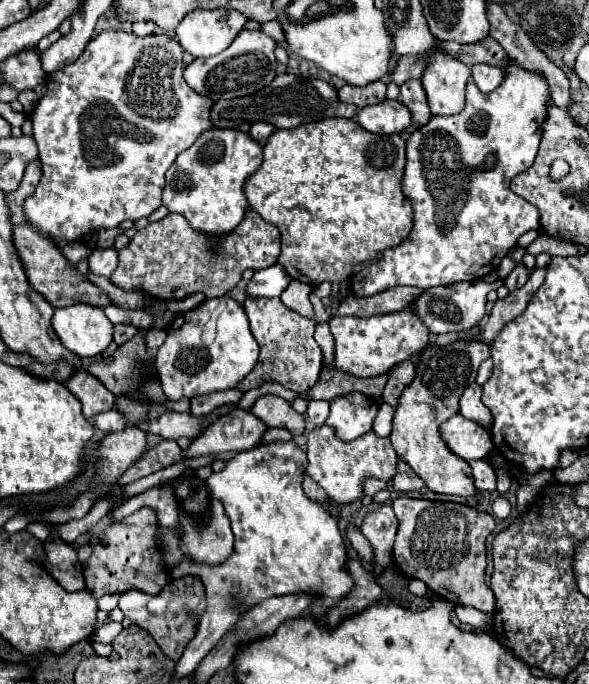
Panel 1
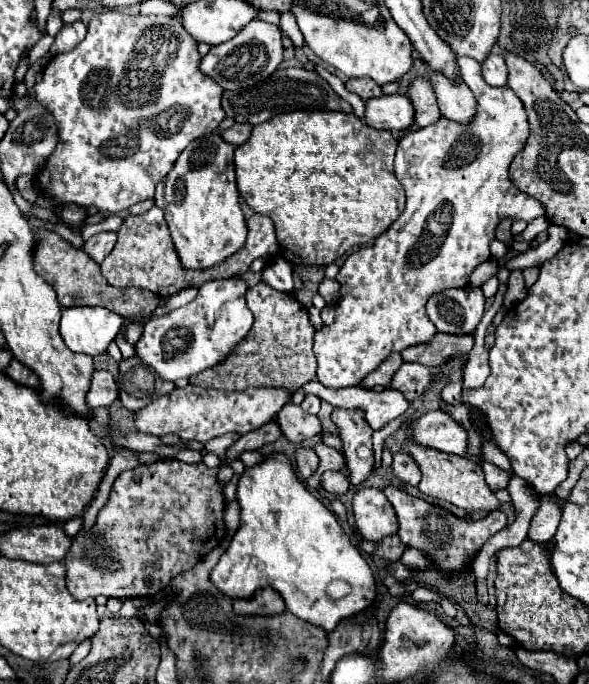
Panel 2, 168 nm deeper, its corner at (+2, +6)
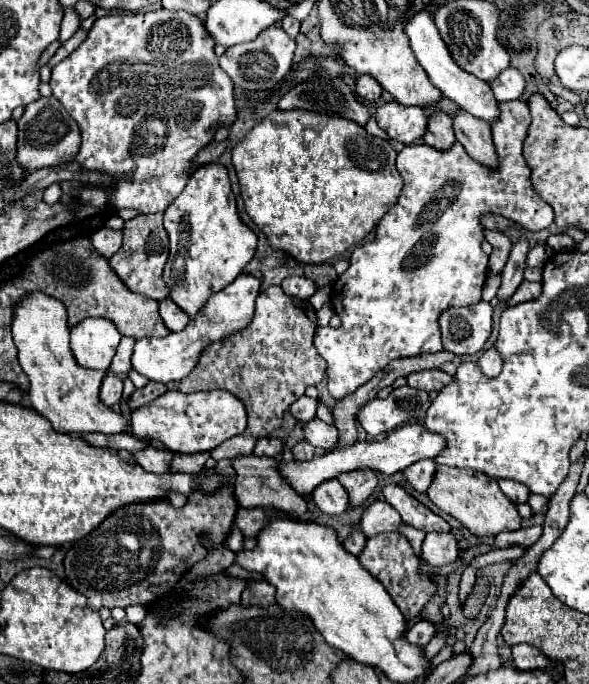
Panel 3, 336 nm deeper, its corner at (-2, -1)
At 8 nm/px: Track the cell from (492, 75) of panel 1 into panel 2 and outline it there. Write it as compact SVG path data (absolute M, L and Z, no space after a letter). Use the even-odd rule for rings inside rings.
M491 53L481 67L483 67L483 79L489 85L493 85L493 87L507 85L507 65L499 53Z

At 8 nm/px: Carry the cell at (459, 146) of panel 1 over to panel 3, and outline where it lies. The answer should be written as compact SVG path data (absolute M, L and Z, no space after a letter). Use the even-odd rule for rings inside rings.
M511 100L511 102L497 102L497 108L499 108L499 118L491 122L491 130L493 130L493 144L495 144L495 150L497 150L497 162L499 166L497 168L489 168L489 166L483 166L483 164L477 164L473 158L469 158L469 154L465 152L465 148L455 142L449 150L437 150L437 148L431 148L427 144L409 144L405 146L399 154L397 154L397 170L405 182L403 186L403 192L397 200L397 204L391 208L391 212L387 216L383 216L383 220L379 222L377 230L375 230L375 240L369 242L369 244L363 244L359 248L353 250L351 254L351 264L349 268L337 278L337 282L333 284L333 292L331 292L331 306L333 310L339 314L341 318L341 326L335 330L335 328L319 328L315 332L315 348L319 352L319 356L327 362L327 388L331 392L333 398L341 400L343 396L349 396L353 394L359 386L363 386L365 382L369 382L379 370L383 370L391 360L395 358L407 358L407 356L419 356L421 352L439 352L443 350L443 344L441 344L441 334L439 334L439 324L437 324L437 318L439 318L439 312L443 312L445 308L449 306L469 306L469 304L475 304L481 300L481 290L483 290L483 284L487 280L487 262L489 262L489 256L481 252L481 242L485 240L485 228L481 224L481 216L485 214L501 214L517 224L521 224L523 228L527 228L529 232L537 232L537 230L543 230L543 228L549 228L549 224L553 222L553 210L549 204L545 204L531 188L529 184L529 168L525 164L525 158L521 154L523 150L523 142L527 138L527 128L531 124L531 114L529 114L529 108L523 100Z

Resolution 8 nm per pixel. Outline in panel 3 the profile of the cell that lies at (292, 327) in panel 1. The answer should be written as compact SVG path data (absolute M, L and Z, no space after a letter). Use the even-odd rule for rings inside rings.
M271 286L257 296L253 324L245 332L233 336L233 340L207 348L205 356L201 356L201 364L197 364L189 378L181 380L179 390L185 394L199 390L227 390L247 408L249 424L245 432L211 450L211 458L231 460L241 454L251 454L259 438L271 436L281 426L283 414L305 394L305 388L317 386L325 378L325 360L321 360L313 346L315 328L317 314L309 302L297 302L297 298L287 296L279 286Z

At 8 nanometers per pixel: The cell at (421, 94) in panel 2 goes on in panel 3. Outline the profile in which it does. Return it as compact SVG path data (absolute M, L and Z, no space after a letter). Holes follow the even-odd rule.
M435 112L433 116L429 116L427 132L425 132L423 140L425 140L425 144L429 144L433 148L449 148L449 144L455 142L451 116L447 116L443 112Z

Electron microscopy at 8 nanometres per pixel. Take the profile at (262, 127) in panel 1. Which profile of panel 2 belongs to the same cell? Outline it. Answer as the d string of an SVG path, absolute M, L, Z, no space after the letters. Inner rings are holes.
M235 123L235 125L229 127L227 131L221 131L219 135L221 135L223 139L227 139L227 143L241 145L241 143L245 143L245 141L249 139L251 127L253 127L253 125L247 125L247 123Z

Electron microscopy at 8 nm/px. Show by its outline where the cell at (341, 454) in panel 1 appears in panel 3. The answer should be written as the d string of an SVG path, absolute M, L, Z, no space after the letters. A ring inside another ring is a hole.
M335 478L329 482L323 482L315 488L313 500L327 514L341 514L349 506L349 496L347 496L345 488L339 484L339 480L335 480Z

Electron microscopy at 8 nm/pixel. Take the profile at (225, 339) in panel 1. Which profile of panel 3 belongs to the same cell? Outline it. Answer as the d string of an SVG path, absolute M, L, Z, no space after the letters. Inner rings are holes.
M241 274L229 286L225 286L223 290L209 296L205 306L195 314L195 318L191 318L187 322L187 326L181 332L171 332L163 338L137 340L133 358L131 358L133 368L153 382L167 384L173 380L177 380L177 382L183 380L199 364L199 358L207 346L211 346L215 342L225 342L227 338L235 336L237 332L249 328L249 324L253 320L253 308L255 308L255 298L259 294L259 286L261 286L259 278Z

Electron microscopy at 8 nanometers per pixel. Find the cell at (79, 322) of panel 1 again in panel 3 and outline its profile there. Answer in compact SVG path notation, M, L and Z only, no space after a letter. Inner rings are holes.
M85 318L71 328L71 352L85 368L107 370L121 334L107 318Z

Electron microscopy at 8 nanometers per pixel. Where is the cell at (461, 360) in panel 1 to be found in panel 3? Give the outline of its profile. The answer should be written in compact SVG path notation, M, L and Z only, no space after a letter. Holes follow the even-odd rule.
M439 466L433 482L427 490L429 500L443 512L455 516L465 528L469 528L477 536L493 536L505 530L521 528L521 516L509 498L499 492L497 480L469 468L453 468L453 466Z

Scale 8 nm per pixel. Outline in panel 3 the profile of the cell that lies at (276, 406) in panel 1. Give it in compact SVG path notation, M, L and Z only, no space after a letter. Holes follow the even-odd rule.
M319 418L309 420L309 422L303 422L301 426L303 426L303 436L305 436L305 440L307 440L311 446L315 446L315 448L331 450L333 444L337 442L337 428L325 424L325 422L319 420Z

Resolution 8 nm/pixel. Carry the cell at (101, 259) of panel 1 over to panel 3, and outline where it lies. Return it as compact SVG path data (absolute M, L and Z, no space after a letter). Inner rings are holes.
M101 228L91 236L91 244L97 248L97 252L103 258L111 258L119 248L121 248L121 232L109 230L109 228Z

